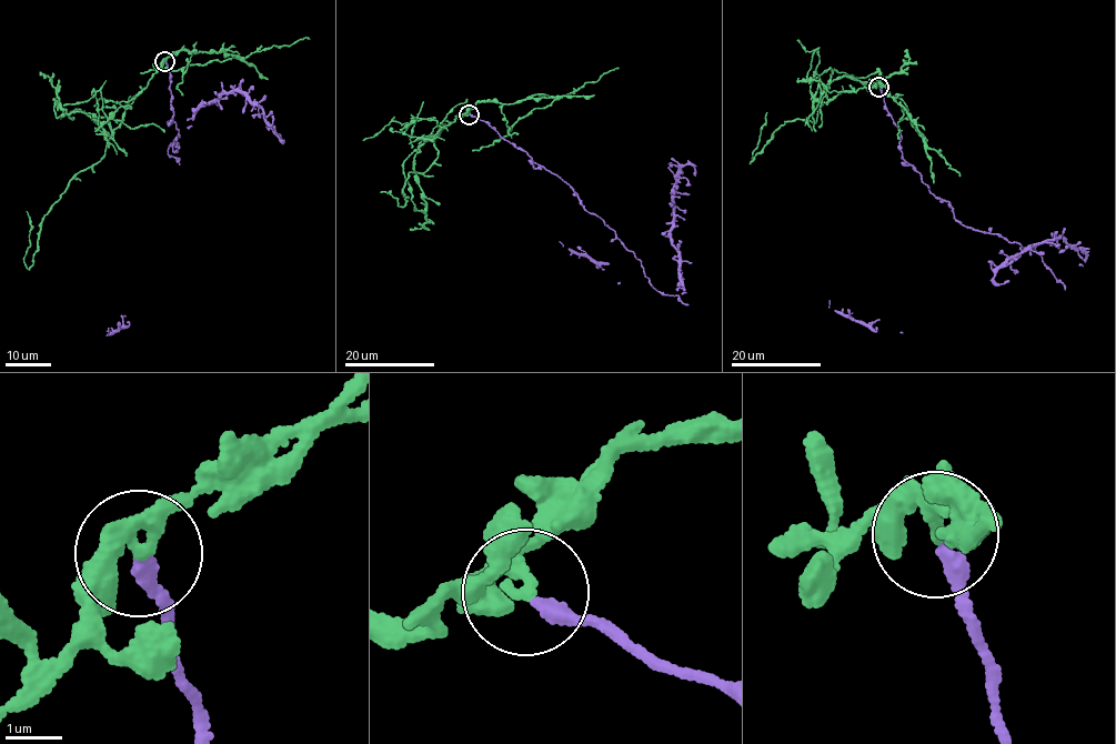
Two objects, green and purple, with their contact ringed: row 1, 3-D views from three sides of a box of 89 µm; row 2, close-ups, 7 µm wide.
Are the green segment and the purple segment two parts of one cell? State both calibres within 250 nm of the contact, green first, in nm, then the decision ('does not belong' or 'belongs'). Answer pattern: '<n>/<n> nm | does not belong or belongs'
170/280 nm | does not belong

